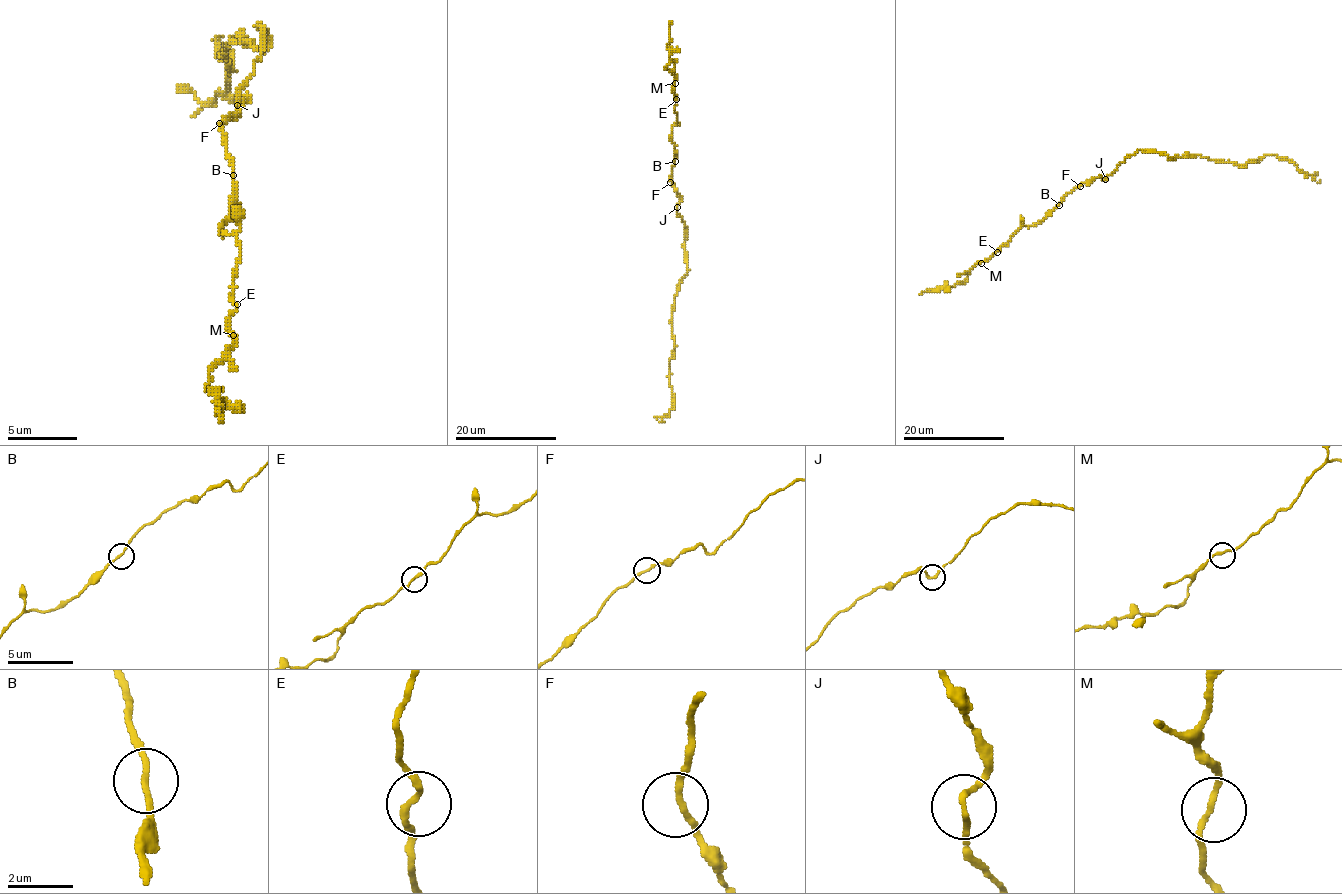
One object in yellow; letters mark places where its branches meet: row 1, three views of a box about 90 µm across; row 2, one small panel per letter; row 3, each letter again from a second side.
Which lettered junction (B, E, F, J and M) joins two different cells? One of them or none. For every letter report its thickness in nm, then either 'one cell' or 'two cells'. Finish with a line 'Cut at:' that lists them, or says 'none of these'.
B: calibre 170 nm; one cell
E: calibre 190 nm; one cell
F: calibre 190 nm; one cell
J: calibre 170 nm; one cell
M: calibre 170 nm; one cell
Cut at: none of these

